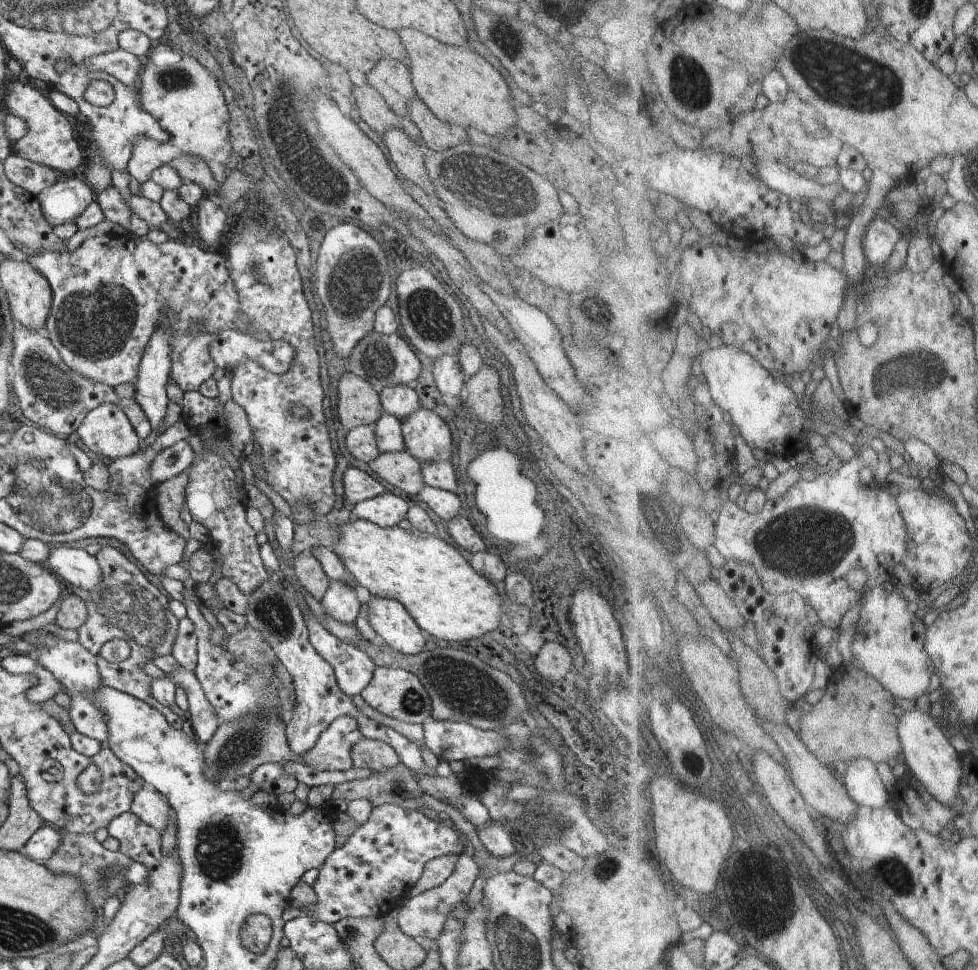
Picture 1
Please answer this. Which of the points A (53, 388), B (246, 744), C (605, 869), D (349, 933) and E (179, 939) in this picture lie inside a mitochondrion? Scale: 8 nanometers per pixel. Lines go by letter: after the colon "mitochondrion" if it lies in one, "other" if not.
A: mitochondrion
B: mitochondrion
C: mitochondrion
D: mitochondrion
E: other

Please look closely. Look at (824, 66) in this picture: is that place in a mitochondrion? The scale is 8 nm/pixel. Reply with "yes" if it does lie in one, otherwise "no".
yes

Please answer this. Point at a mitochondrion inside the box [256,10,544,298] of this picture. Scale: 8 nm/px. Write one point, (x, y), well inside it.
(307, 163)

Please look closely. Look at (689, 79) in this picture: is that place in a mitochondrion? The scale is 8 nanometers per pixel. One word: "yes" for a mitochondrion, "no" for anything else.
yes

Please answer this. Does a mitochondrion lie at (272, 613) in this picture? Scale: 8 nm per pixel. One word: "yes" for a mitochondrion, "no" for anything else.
yes

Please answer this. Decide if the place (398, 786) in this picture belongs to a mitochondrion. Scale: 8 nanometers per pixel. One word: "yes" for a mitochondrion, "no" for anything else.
yes

